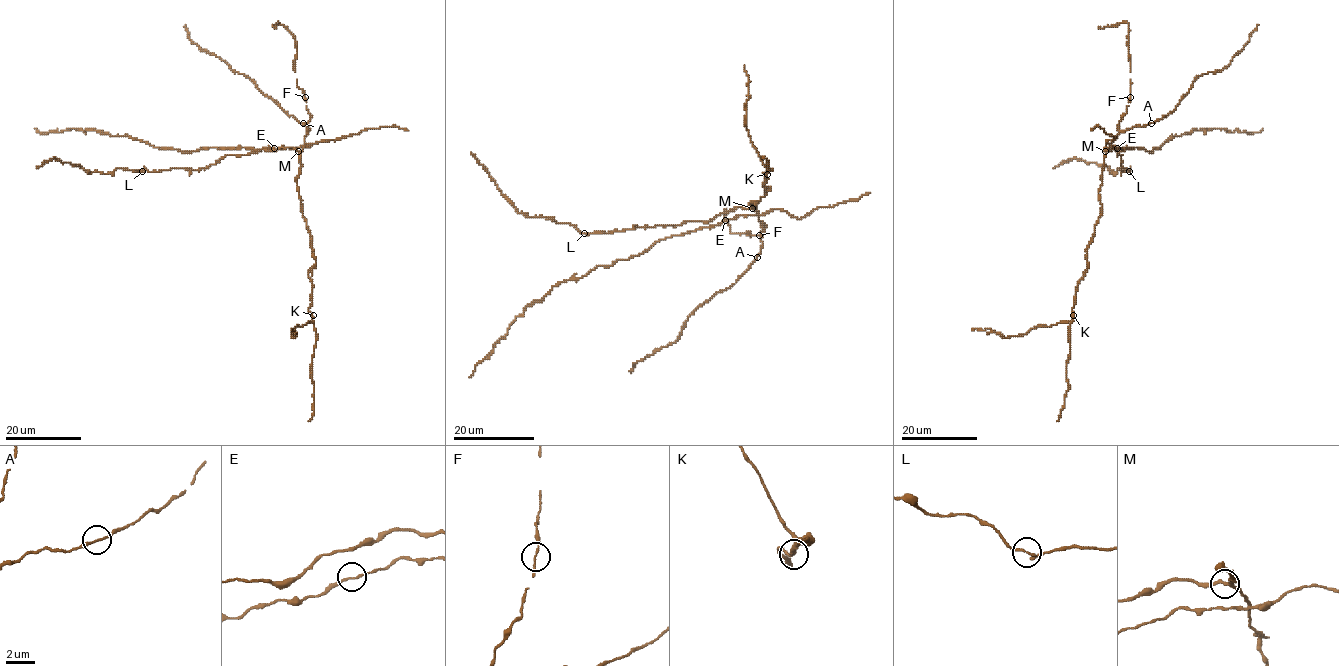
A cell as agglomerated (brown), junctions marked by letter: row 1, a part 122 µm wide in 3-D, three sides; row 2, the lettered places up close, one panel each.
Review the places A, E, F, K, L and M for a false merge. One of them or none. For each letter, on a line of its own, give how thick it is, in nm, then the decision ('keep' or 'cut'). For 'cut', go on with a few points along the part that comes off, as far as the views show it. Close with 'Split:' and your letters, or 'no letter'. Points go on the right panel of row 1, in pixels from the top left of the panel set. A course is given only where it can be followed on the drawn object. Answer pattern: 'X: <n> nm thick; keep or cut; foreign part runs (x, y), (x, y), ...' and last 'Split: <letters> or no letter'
A: 120 nm thick; keep
E: 140 nm thick; keep
F: 130 nm thick; keep
K: 140 nm thick; keep
L: 110 nm thick; keep
M: 190 nm thick; keep
Split: no letter

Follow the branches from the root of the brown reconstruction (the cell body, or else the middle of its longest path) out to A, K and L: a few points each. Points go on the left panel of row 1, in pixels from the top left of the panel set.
A: (299, 148), (309, 131), (303, 123)
K: (299, 148), (303, 146), (296, 185), (315, 260), (309, 272), (312, 284), (309, 311), (312, 316)
L: (299, 148), (303, 146), (300, 151), (288, 147), (225, 155), (205, 168), (192, 170), (171, 167), (142, 171)

